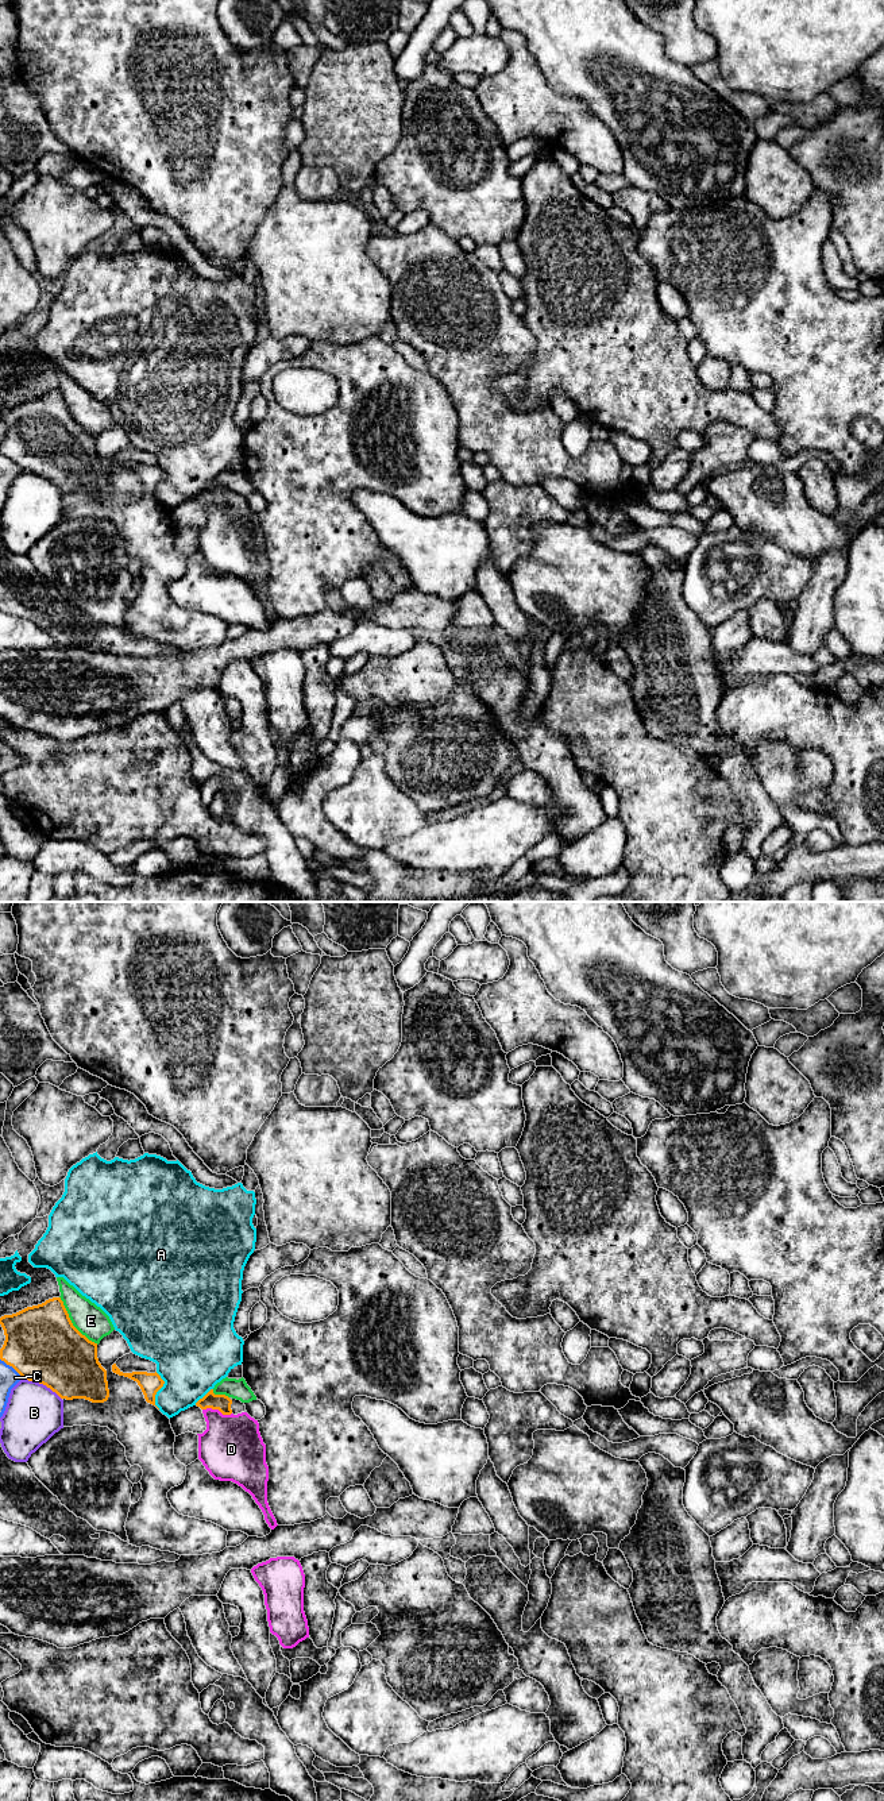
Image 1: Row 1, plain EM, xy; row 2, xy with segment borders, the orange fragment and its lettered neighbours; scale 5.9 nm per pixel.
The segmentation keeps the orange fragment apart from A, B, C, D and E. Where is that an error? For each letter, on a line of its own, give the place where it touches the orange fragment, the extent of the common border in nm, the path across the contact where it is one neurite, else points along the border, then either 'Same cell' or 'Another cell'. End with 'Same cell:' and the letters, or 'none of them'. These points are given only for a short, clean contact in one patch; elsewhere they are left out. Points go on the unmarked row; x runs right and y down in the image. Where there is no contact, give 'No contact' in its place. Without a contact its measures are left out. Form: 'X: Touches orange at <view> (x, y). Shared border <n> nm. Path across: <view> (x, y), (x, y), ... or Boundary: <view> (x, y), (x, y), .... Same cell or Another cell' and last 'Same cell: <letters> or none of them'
A: Touches orange at xy (158, 482). Shared border 220 nm. Another cell
B: Touches orange at xy (42, 475). Shared border 280 nm. Another cell
C: Touches orange at xy (11, 458). Shared border 180 nm. Another cell
D: Touches orange at xy (217, 501). Shared border 180 nm. Path across: xy (223, 496), (217, 501), (219, 512), (231, 540). Same cell
E: Touches orange at xy (72, 416). Shared border 360 nm. Another cell
Same cell: D

